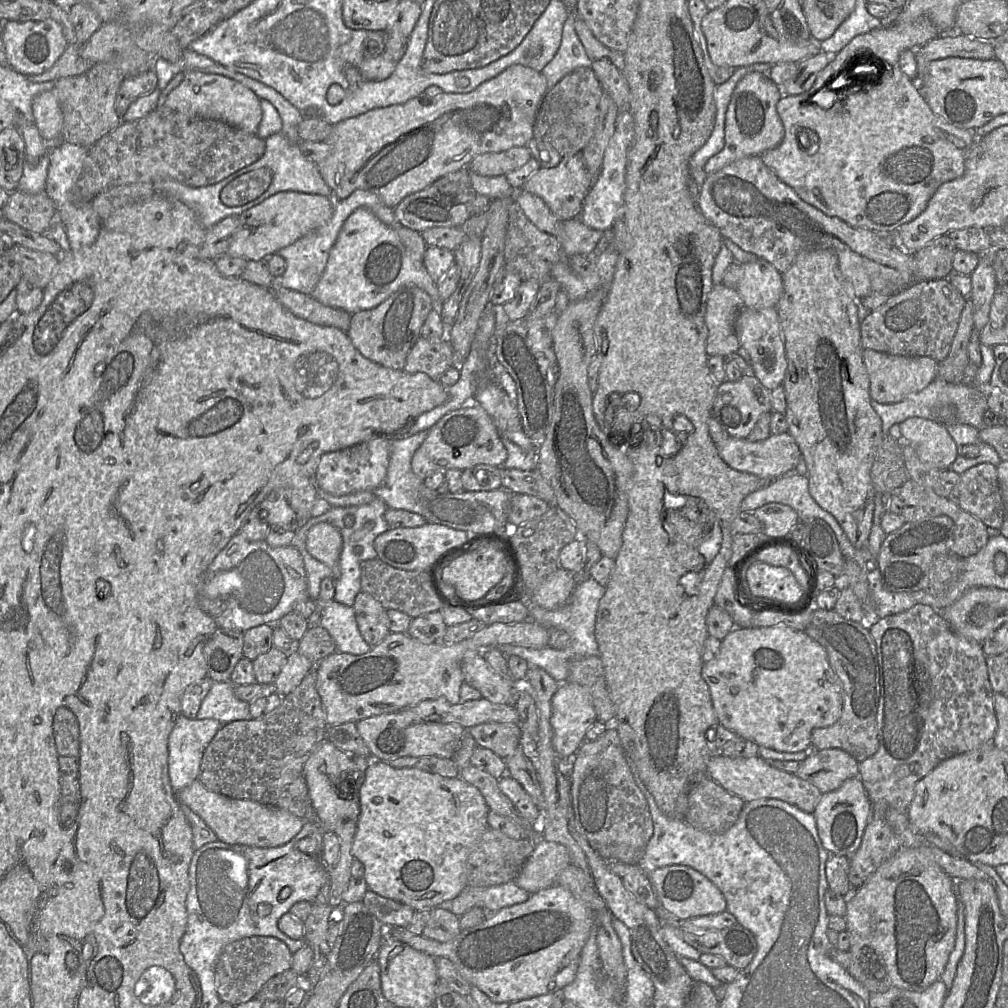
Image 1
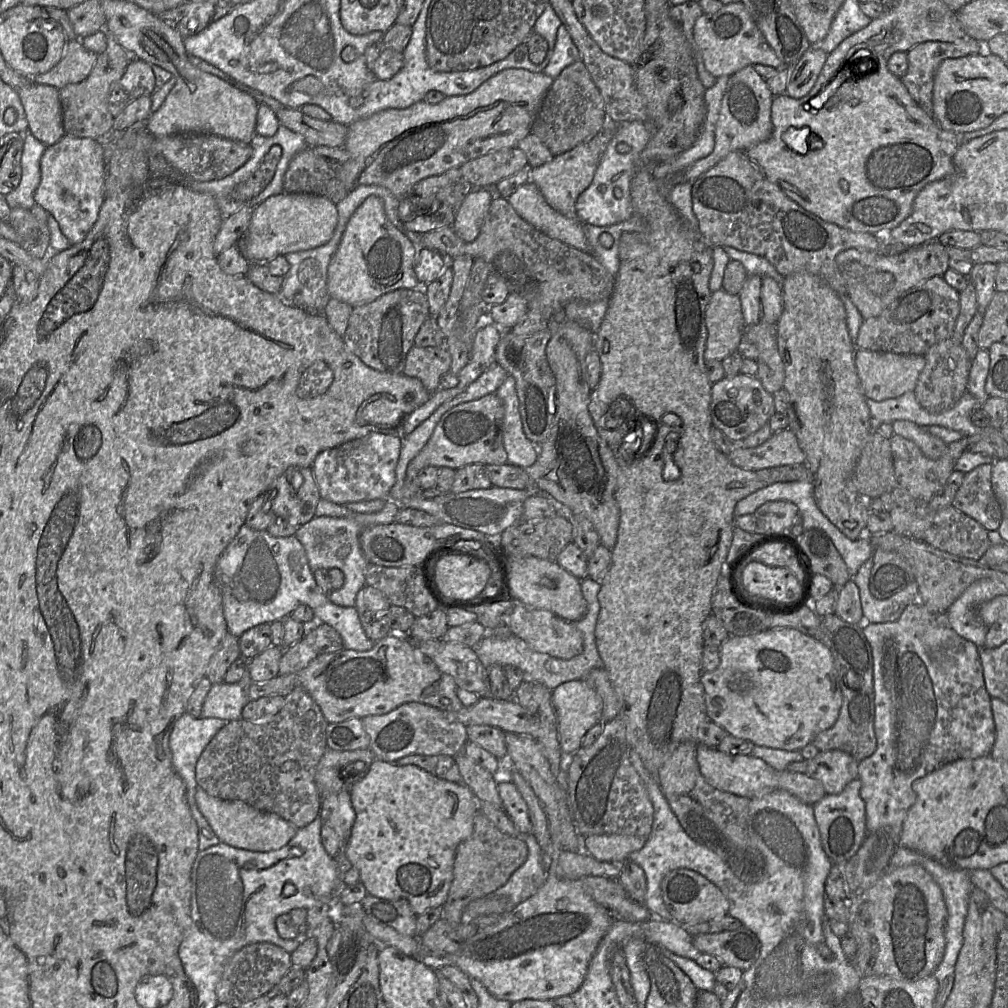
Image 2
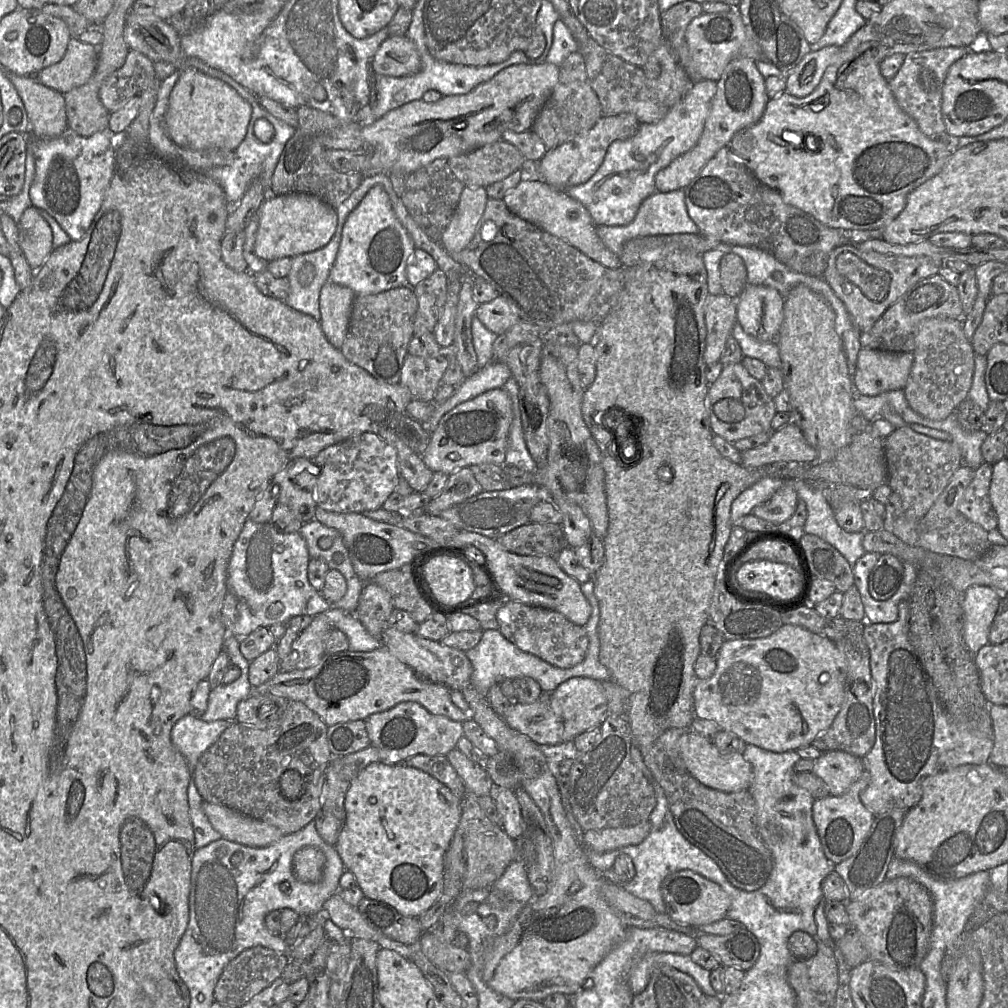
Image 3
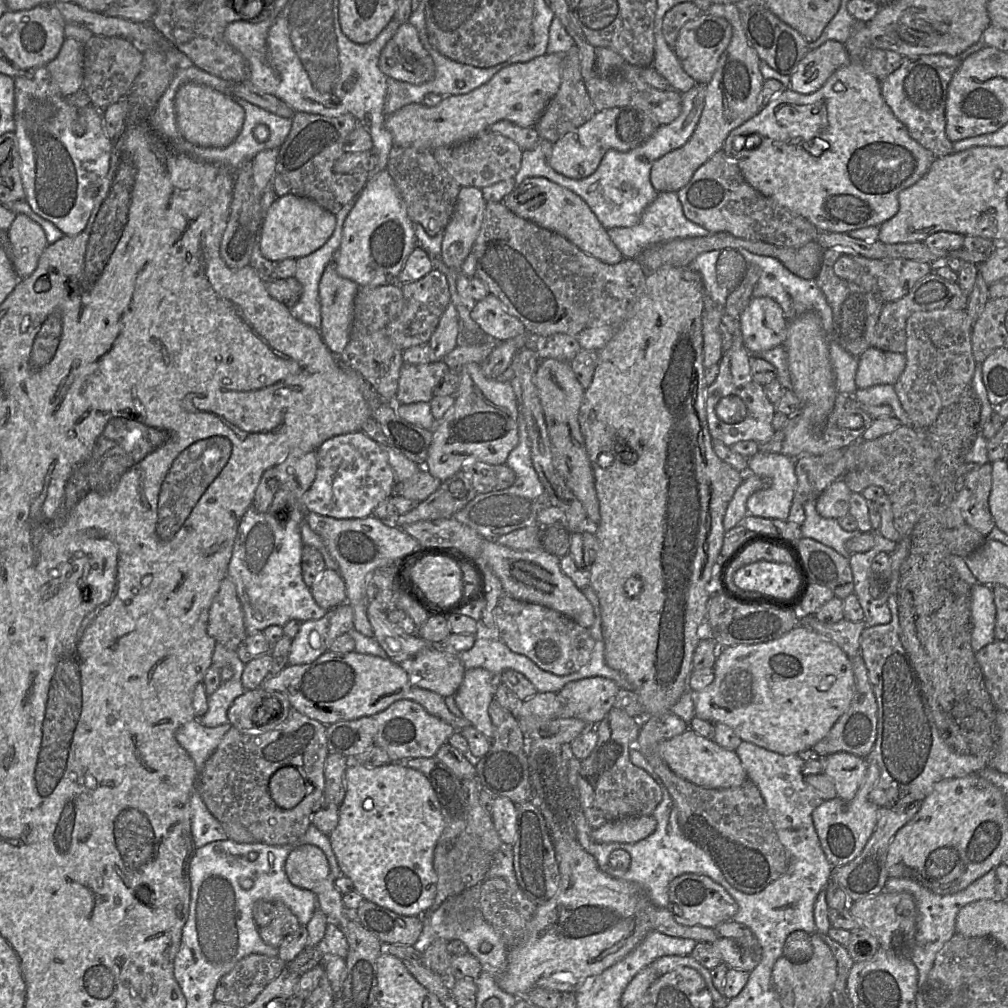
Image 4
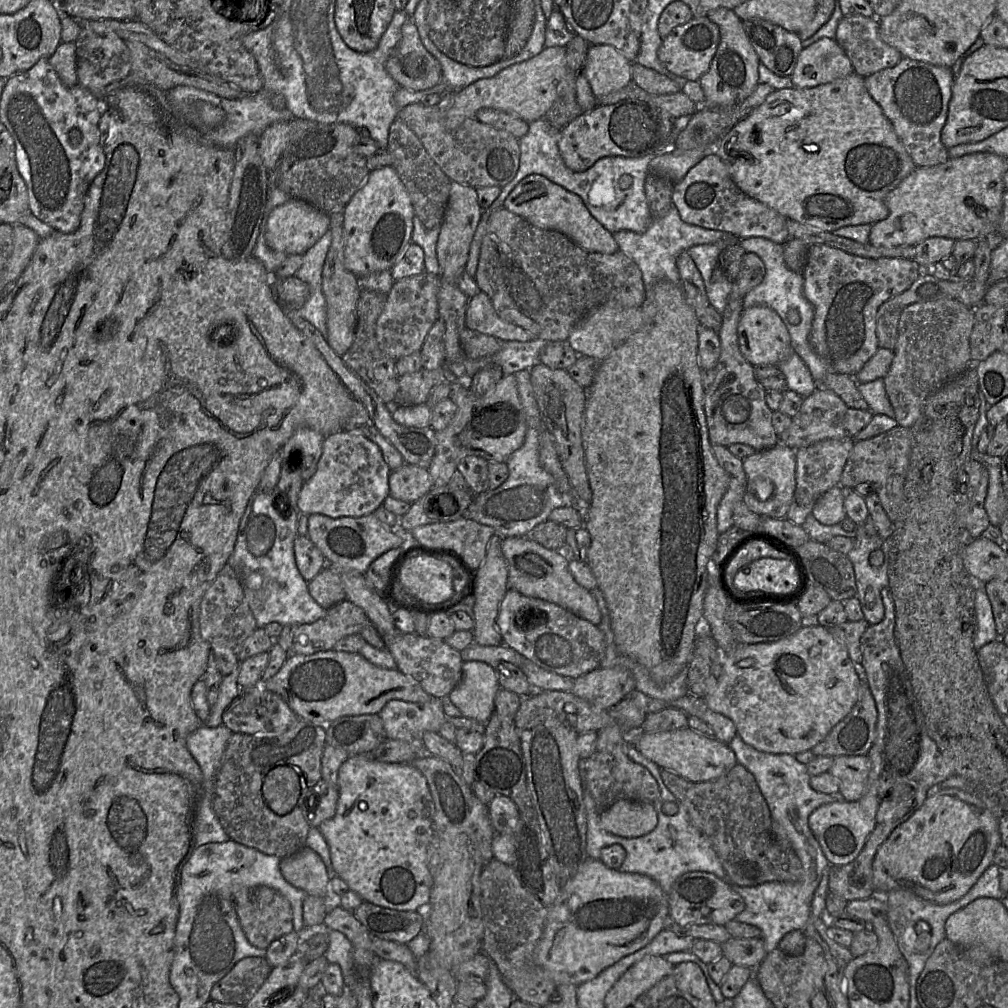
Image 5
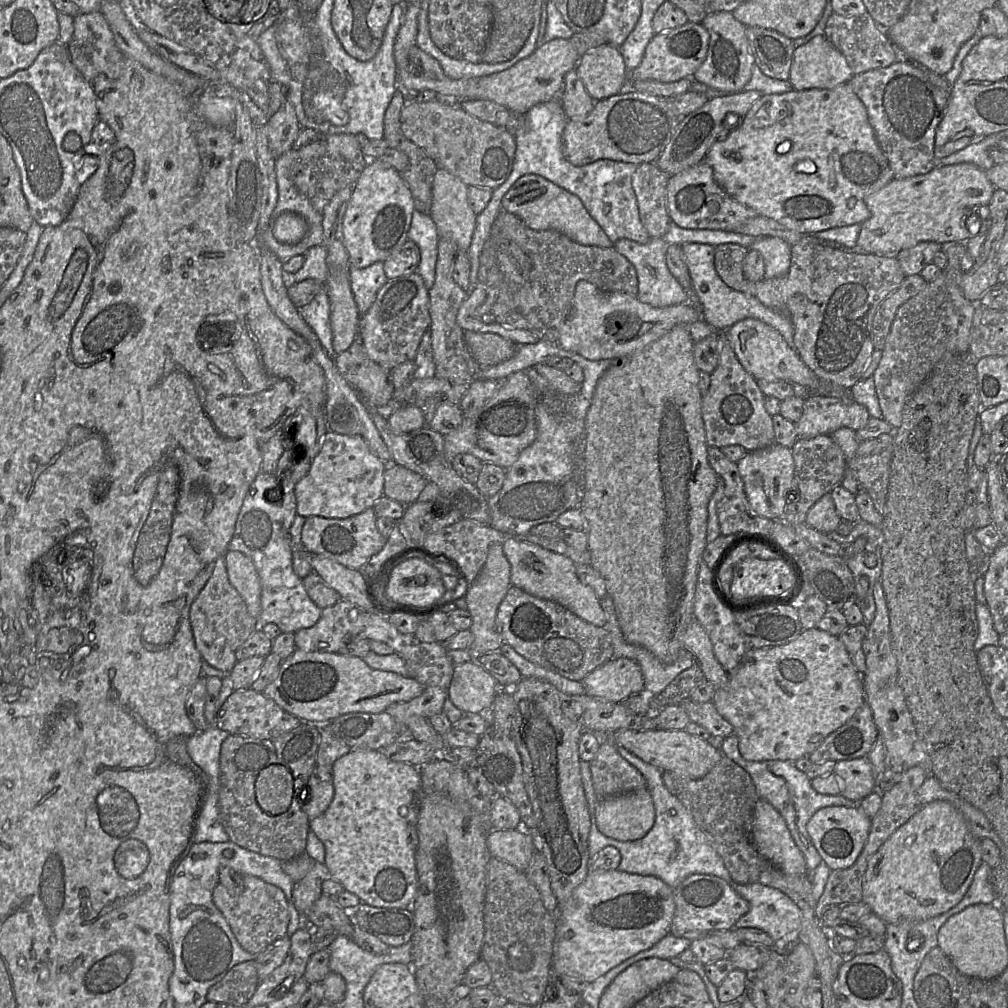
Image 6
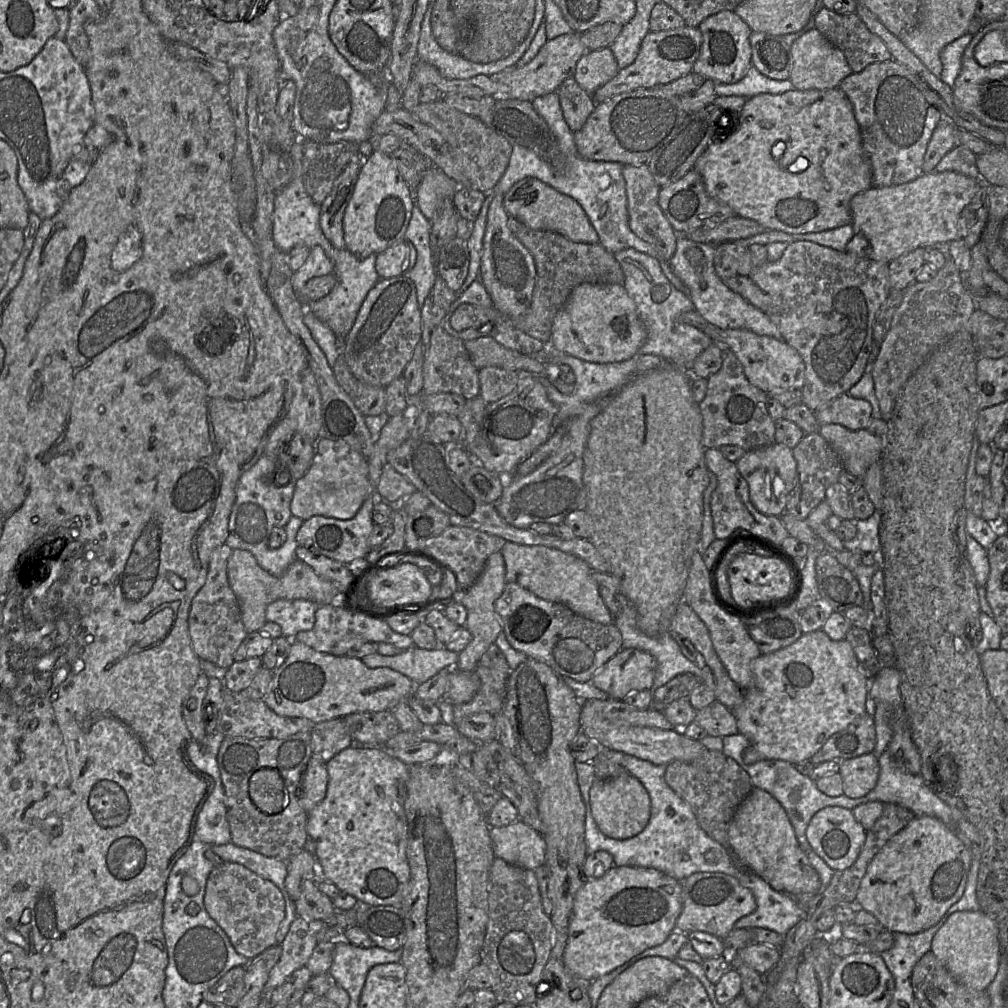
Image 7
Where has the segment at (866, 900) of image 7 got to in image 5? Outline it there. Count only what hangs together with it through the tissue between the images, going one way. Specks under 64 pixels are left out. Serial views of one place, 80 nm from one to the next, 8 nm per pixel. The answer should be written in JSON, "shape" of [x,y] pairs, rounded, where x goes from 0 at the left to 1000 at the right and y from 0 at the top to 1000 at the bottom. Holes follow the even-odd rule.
{"shape":[[[927,783],[913,802],[890,819],[872,840],[865,857],[867,888],[898,883],[932,898],[947,895],[954,891],[979,860],[985,857],[986,845],[992,837],[990,812],[972,792],[951,783]]]}

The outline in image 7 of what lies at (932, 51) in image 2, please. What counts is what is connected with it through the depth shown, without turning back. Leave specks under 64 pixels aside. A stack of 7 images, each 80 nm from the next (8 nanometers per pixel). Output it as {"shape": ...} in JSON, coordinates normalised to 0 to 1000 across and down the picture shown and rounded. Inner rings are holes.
{"shape":[[[881,60],[858,66],[854,71],[846,71],[836,78],[832,87],[844,101],[852,124],[855,145],[865,169],[865,186],[882,186],[904,181],[916,172],[917,155],[927,129],[936,117],[935,110],[925,99],[922,86],[909,76],[899,65]]]}

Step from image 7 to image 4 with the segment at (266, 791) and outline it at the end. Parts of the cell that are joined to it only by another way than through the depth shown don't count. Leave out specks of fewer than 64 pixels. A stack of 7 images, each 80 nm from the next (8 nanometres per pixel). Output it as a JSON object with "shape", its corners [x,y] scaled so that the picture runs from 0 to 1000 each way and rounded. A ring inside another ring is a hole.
{"shape":[[[282,760],[273,765],[266,781],[274,799],[284,804],[292,802],[303,790],[302,774],[290,760]]]}

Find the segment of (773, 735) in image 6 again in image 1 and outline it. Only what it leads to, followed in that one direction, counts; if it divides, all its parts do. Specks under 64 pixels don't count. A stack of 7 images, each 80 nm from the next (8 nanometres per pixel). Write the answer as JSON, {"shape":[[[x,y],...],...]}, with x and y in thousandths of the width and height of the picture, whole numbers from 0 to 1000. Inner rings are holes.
{"shape":[[[729,622],[716,635],[713,650],[709,654],[698,658],[696,672],[702,679],[707,701],[715,720],[727,725],[735,733],[749,736],[754,741],[768,743],[773,746],[799,745],[799,743],[806,738],[805,730],[807,724],[827,719],[832,714],[836,703],[835,679],[824,662],[819,645],[812,637],[804,633],[799,627],[781,622]]]}

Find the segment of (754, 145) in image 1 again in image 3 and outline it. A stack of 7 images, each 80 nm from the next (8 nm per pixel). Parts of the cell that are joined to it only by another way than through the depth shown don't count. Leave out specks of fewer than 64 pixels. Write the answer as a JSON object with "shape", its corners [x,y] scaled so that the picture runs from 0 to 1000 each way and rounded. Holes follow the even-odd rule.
{"shape":[[[744,58],[724,61],[711,80],[711,90],[692,142],[651,173],[651,188],[663,191],[680,188],[714,148],[722,146],[731,131],[750,123],[756,117],[762,100],[759,77],[751,68],[750,61]]]}

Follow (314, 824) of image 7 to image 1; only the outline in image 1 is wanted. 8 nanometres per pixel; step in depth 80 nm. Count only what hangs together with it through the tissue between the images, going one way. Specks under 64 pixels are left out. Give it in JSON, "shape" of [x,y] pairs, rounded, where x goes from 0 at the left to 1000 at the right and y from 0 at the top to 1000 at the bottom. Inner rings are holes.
{"shape":[[[370,753],[363,763],[362,773],[356,783],[356,797],[357,808],[353,815],[348,847],[351,852],[360,856],[362,861],[360,871],[366,883],[377,889],[401,896],[411,904],[418,904],[443,898],[462,880],[461,856],[463,850],[484,821],[483,810],[486,803],[474,782],[463,777],[457,771],[439,771],[412,761],[391,762],[385,756]]]}

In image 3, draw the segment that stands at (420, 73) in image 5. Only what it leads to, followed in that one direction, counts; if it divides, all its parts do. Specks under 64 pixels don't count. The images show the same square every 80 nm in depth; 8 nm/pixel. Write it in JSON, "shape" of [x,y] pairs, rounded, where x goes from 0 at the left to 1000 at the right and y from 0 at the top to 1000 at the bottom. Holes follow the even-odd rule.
{"shape":[[[403,35],[387,36],[381,40],[369,61],[369,69],[375,75],[408,75],[418,67],[416,52]]]}

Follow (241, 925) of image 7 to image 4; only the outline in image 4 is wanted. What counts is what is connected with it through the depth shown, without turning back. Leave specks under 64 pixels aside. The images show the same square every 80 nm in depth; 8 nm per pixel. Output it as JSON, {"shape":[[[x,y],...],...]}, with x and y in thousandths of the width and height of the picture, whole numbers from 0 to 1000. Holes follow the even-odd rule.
{"shape":[[[279,895],[269,896],[272,898],[272,912],[266,919],[257,920],[257,928],[264,937],[276,940],[280,933],[293,925],[298,917],[284,898]]]}

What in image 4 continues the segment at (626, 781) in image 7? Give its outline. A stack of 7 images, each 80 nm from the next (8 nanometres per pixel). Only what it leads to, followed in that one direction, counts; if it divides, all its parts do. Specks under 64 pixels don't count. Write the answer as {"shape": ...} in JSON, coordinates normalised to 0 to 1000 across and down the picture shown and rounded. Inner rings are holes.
{"shape":[[[647,809],[617,812],[587,823],[592,836],[631,836],[646,828],[652,819]]]}

